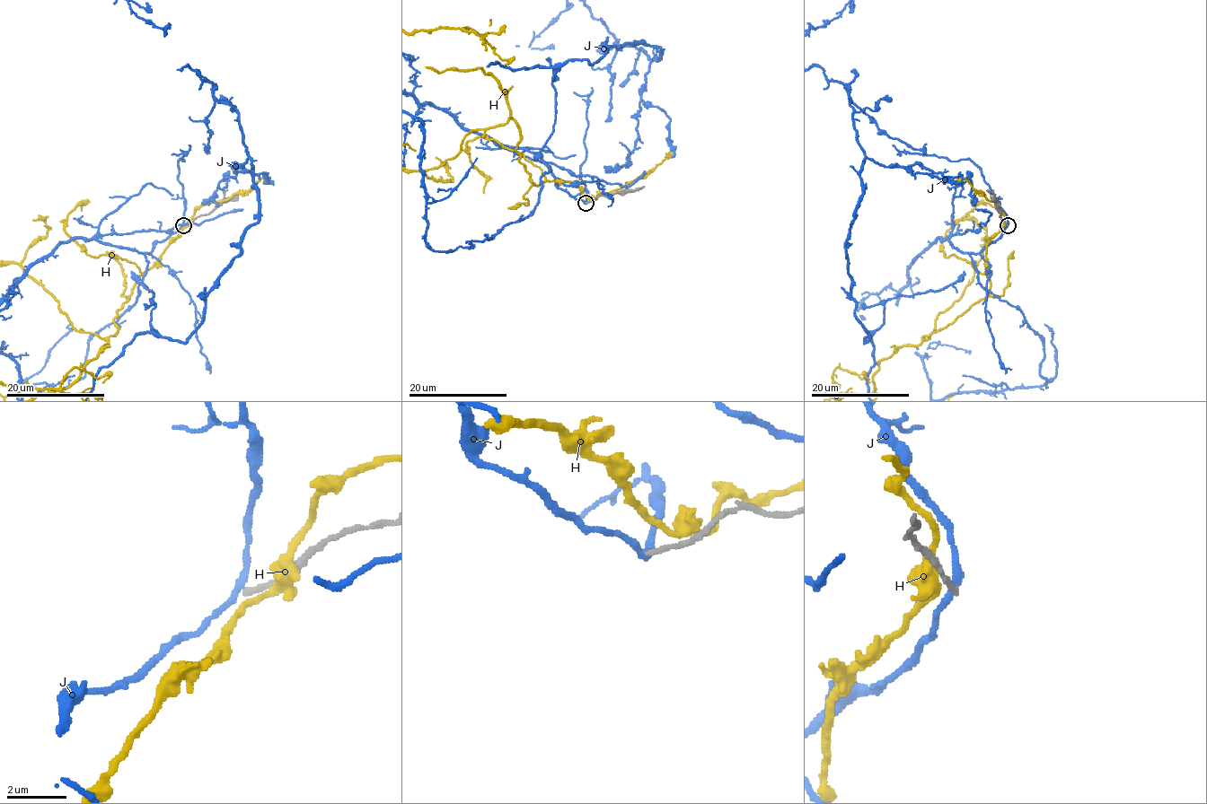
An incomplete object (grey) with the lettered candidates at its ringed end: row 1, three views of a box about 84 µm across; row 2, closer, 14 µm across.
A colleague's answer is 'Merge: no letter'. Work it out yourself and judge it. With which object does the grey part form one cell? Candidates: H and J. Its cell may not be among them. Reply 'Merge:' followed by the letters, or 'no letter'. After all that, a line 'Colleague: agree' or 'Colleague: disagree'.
Merge: no letter
Colleague: agree

